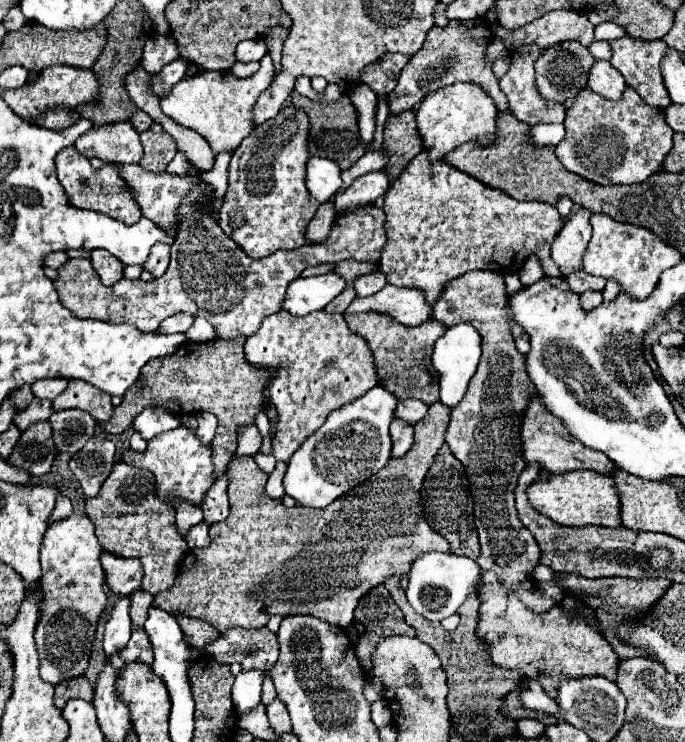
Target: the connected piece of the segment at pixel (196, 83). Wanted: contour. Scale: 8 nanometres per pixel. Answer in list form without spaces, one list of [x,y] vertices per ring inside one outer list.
[[[265,54],[261,60],[261,68],[255,72],[255,76],[249,78],[235,78],[229,72],[201,72],[201,76],[191,76],[181,80],[169,96],[161,100],[161,110],[173,118],[177,124],[185,128],[193,128],[203,136],[213,152],[223,150],[235,150],[245,136],[251,134],[253,122],[251,122],[251,108],[257,100],[257,96],[269,88],[273,80],[273,62],[271,56]]]

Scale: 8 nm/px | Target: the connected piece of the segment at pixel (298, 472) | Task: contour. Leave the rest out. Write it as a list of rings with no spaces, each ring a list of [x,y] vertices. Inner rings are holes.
[[[371,388],[359,400],[337,408],[327,416],[327,422],[307,438],[287,462],[283,478],[285,492],[301,506],[325,508],[341,494],[365,482],[389,462],[391,438],[389,424],[393,420],[397,400],[385,388]]]

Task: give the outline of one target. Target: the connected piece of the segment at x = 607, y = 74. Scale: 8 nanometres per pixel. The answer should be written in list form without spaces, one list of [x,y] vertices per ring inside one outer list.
[[[595,60],[589,72],[587,88],[593,92],[609,98],[609,100],[619,100],[623,90],[625,90],[625,80],[619,70],[615,70],[609,62],[605,60]]]

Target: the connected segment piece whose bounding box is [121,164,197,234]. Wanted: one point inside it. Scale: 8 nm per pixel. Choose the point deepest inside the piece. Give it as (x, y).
(159, 195)

